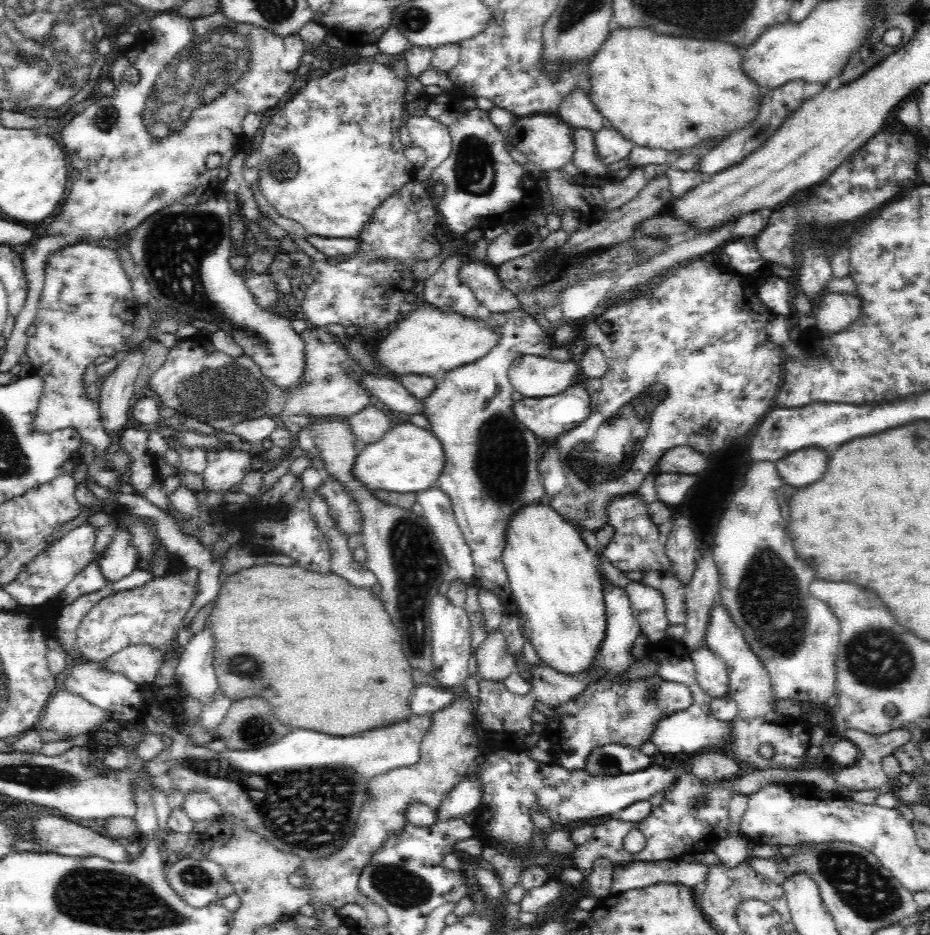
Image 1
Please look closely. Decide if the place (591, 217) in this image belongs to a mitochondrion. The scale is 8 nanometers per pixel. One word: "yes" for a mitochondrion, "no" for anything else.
no

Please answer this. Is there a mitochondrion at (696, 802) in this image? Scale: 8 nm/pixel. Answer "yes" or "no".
yes

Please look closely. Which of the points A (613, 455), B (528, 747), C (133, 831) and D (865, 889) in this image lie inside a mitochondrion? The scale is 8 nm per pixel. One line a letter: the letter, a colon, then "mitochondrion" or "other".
A: mitochondrion
B: other
C: other
D: mitochondrion

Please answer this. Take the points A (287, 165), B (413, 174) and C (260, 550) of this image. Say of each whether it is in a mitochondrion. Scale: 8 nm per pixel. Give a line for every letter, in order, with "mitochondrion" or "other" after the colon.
A: mitochondrion
B: other
C: other

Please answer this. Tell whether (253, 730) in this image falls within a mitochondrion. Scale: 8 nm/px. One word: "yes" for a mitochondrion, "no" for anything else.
yes

